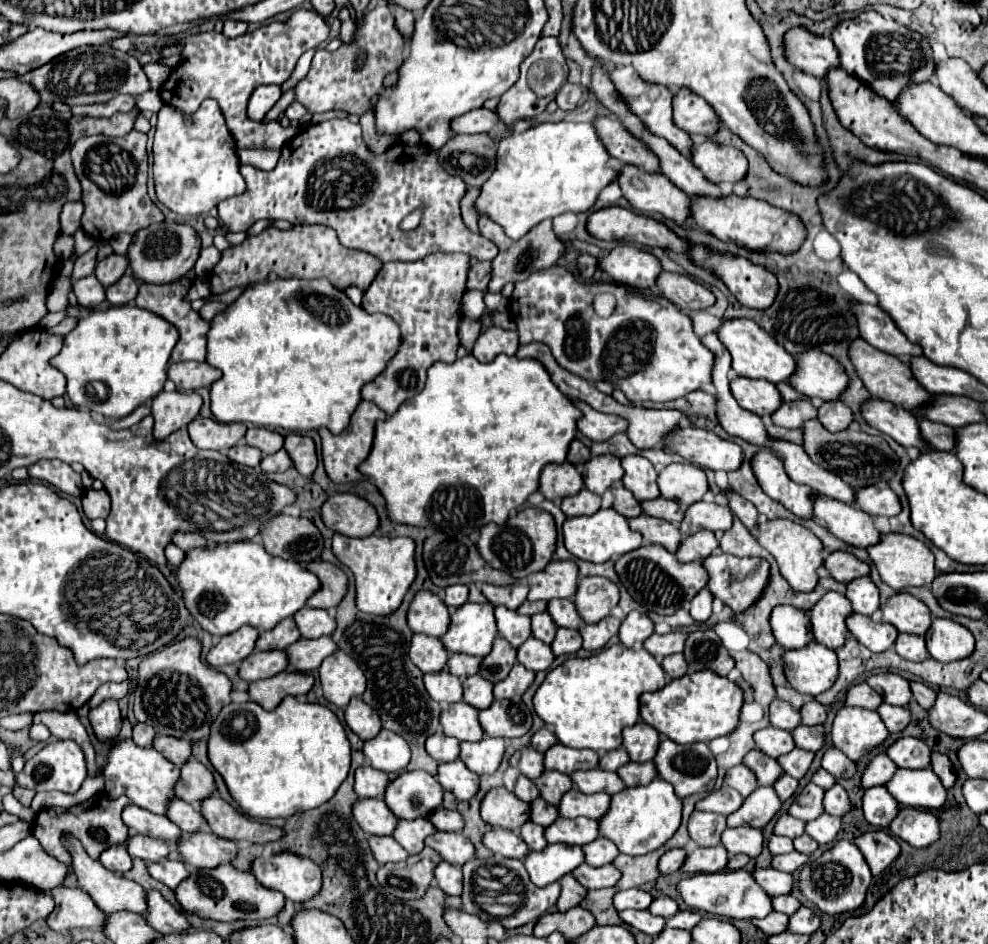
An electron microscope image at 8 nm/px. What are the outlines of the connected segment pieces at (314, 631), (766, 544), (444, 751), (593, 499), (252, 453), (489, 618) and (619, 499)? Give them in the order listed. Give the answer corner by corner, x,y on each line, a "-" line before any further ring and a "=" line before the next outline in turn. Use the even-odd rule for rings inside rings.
300,608
294,616
302,638
320,638
328,636
336,628
336,620
322,608
=
766,520
756,526
754,538
762,548
766,548
776,558
776,562
780,566
780,574
784,574
784,578
788,578
788,584
794,590
798,590
798,592
814,590
814,586
818,582
816,570
822,566
824,558
822,558
822,542
808,528
804,528
792,520
=
432,734
426,738
426,752
436,760
436,762
452,762
458,758
460,748
458,740
444,736
444,734
=
584,488
584,490
580,490
580,494
564,498
560,508
566,516
582,516
582,514
590,516
600,510
600,496
592,494
590,490
=
240,442
240,444
236,444
236,446
232,446
232,448
228,450
228,458
230,458
232,462
236,462
236,464
254,468
254,466
260,464
262,452
256,450
256,448
252,448
252,446
248,446
246,442
=
466,602
464,606
460,606
460,610
456,610
450,616
450,626
448,632
440,636
440,642
444,644
444,648
452,654
452,652
464,652
470,656
486,656
492,650
492,640
496,638
498,630
496,630
496,620
494,620
494,606
492,604
472,604
=
618,486
618,488
612,488
612,494
614,494
614,510
620,512
622,516
626,518
634,518
638,514
642,514
642,508
640,508
640,502
634,498
632,492
628,492
626,488

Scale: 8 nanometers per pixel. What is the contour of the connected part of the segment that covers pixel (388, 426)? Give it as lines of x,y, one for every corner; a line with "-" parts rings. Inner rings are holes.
498,354
492,362
486,362
486,364
478,362
474,356
464,356
452,364
436,362
428,368
428,378
426,378
424,390
416,398
410,398
408,402
404,402
400,406
400,410
396,410
396,414
388,416
386,420
376,422
374,446
372,446
368,458
358,466
358,470
366,478
370,478
374,482
374,486
378,488
378,492
384,496
386,512
388,512
388,518
392,522
418,526
418,528
432,528
432,530
444,532
444,534
466,534
468,536
468,534
480,530
482,526
486,526
488,522
494,522
494,524
506,522
510,512
516,506
522,506
526,502
526,498
534,490
538,490
538,478
540,478
542,468
550,462
564,462
566,460
568,444
574,438
576,420
580,416
582,416
580,410
552,384
546,368
538,360
532,360
532,358
518,360
516,356

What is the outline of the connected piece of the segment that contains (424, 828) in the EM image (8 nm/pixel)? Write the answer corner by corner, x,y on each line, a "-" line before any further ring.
400,818
392,836
404,850
408,850
408,854
420,854
424,848
424,838
434,832
436,828
426,818
416,818
416,820

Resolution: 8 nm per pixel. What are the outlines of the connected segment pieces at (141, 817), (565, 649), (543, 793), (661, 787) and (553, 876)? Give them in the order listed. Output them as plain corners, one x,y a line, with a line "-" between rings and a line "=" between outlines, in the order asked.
128,804
122,810
122,820
130,828
132,834
138,832
138,834
154,836
154,838
168,840
172,844
182,836
182,830
174,822
170,822
166,816
152,814
150,810
138,808
136,804
=
568,628
556,630
556,638
552,642
552,652
556,656
574,654
578,648
582,648
582,636
578,630
568,630
=
546,770
534,782
540,790
540,798
544,798
548,804
554,804
554,806
558,806
560,796
572,788
572,780
568,778
568,774
560,774
552,770
=
654,778
646,786
624,788
620,794
612,794
608,814
604,814
604,818
598,820
598,826
600,836
616,842
622,854
640,856
660,848
666,840
670,840
680,826
680,818
682,818
682,802
674,794
672,784
664,782
662,778
=
548,844
544,850
530,850
524,858
524,866
536,886
546,886
556,882
560,876
570,874
576,866
584,862
584,854
580,846
564,846
564,844

